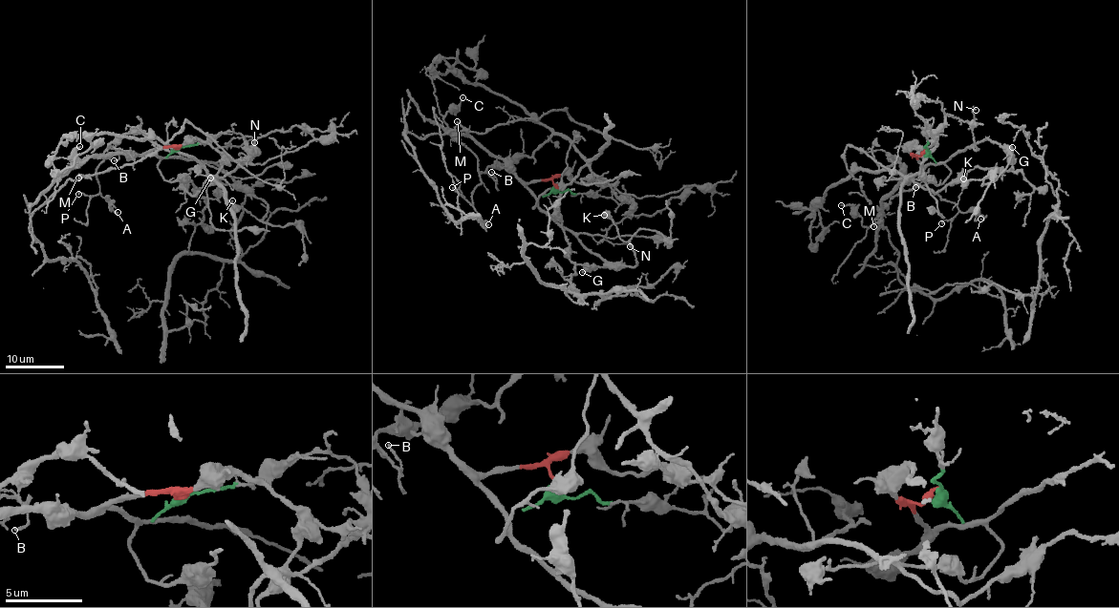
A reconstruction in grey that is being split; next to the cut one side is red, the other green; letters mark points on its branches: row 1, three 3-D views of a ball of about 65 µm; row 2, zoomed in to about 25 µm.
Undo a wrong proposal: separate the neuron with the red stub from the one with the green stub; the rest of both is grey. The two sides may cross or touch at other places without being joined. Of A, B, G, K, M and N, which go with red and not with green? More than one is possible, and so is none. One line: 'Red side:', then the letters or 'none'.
Red side: G, K, M

